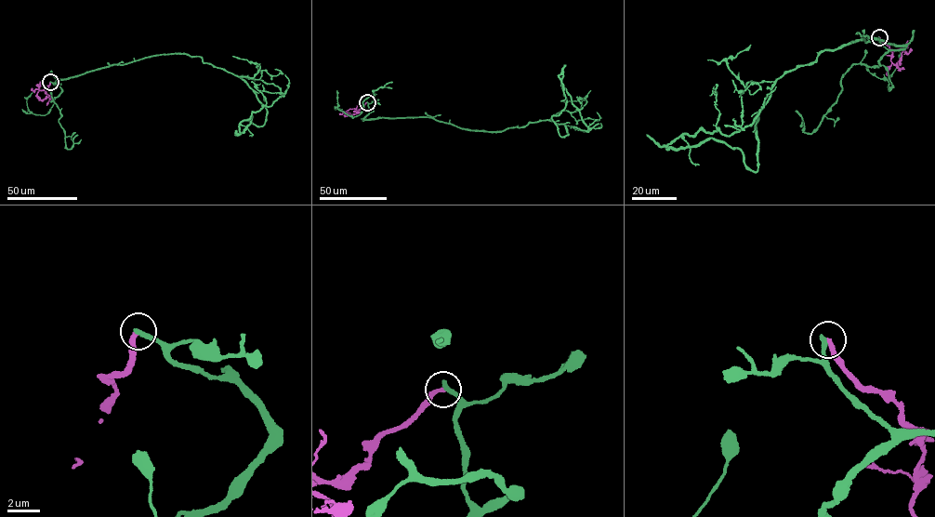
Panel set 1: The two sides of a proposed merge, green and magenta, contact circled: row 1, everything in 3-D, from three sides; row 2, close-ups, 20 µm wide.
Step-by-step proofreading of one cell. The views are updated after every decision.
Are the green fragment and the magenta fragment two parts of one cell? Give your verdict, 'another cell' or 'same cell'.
another cell

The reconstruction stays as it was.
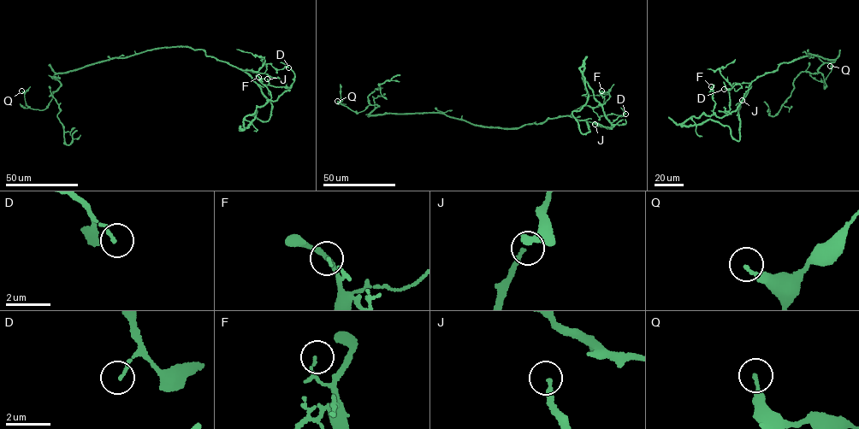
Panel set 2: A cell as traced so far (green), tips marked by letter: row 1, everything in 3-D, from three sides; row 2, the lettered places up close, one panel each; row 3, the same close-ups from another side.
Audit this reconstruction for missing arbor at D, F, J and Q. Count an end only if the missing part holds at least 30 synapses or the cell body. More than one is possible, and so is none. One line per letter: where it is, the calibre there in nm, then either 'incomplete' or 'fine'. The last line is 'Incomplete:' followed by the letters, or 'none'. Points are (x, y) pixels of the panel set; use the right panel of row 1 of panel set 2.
D: (724, 89) | 110 nm | fine
F: (711, 86) | 90 nm | fine
J: (742, 100) | 200 nm | fine
Q: (830, 66) | 150 nm | fine
Incomplete: none

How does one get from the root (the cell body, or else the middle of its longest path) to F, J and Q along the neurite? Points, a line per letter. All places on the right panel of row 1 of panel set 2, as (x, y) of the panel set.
F: (778, 68), (749, 85), (738, 110), (738, 141), (728, 126), (692, 120), (713, 113), (711, 86)
J: (778, 68), (749, 85), (738, 141), (728, 126), (691, 118), (722, 117), (742, 100)
Q: (778, 68), (783, 62), (810, 53), (834, 59), (818, 69), (826, 84), (824, 89), (830, 66)

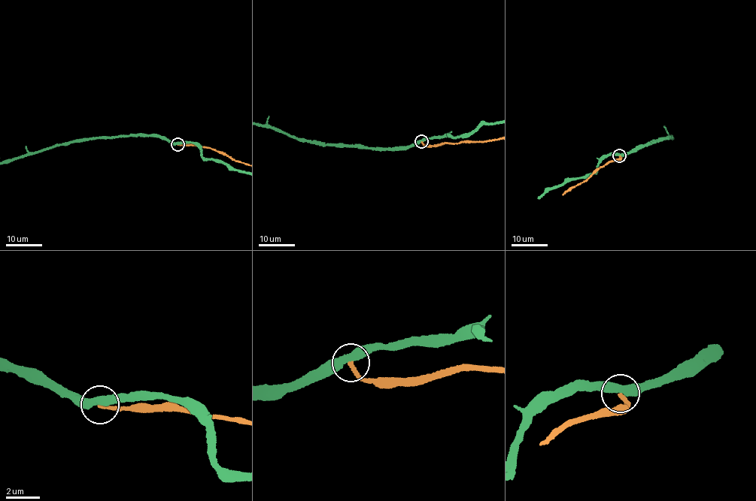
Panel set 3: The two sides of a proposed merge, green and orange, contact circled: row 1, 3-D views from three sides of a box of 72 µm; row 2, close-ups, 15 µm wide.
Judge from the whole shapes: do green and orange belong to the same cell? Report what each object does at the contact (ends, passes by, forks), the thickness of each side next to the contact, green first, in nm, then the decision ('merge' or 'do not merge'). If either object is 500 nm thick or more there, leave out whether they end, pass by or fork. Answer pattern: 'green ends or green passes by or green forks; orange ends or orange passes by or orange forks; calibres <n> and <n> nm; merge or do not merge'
green passes by; orange ends; calibres 420 and 220 nm; do not merge

